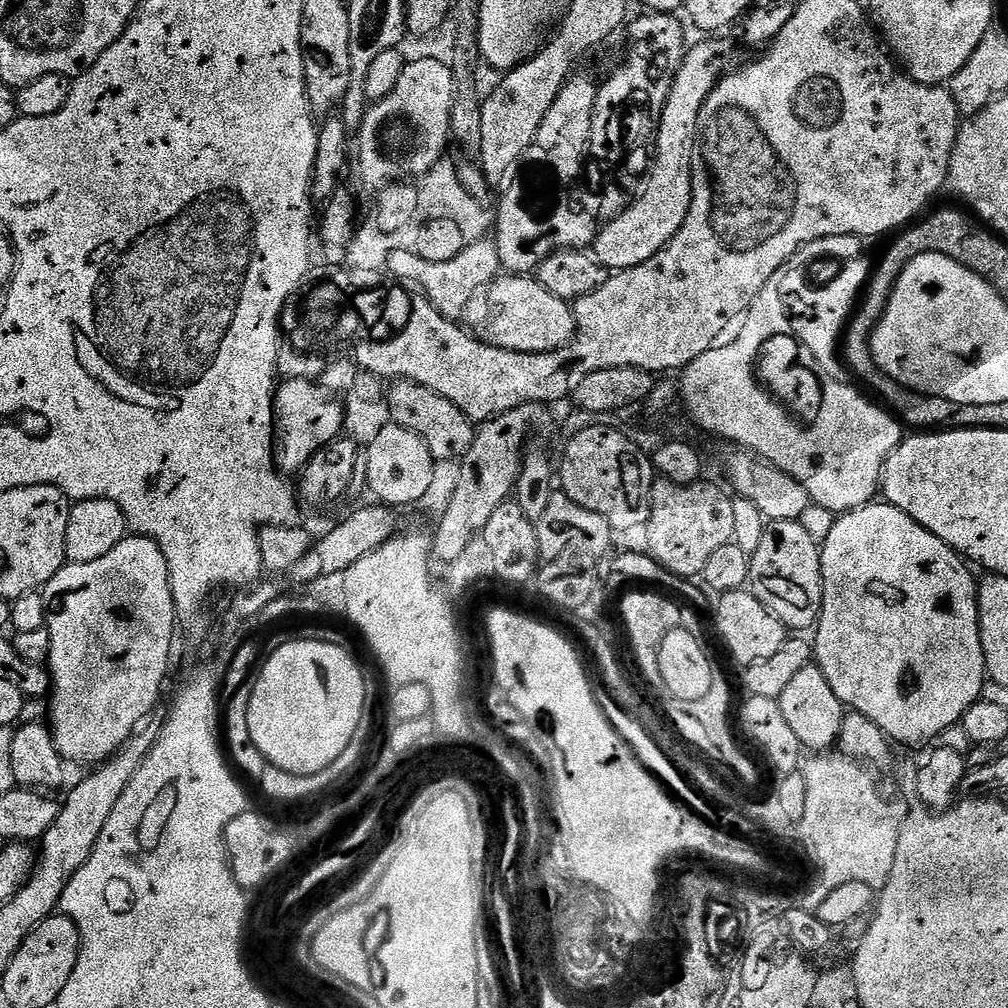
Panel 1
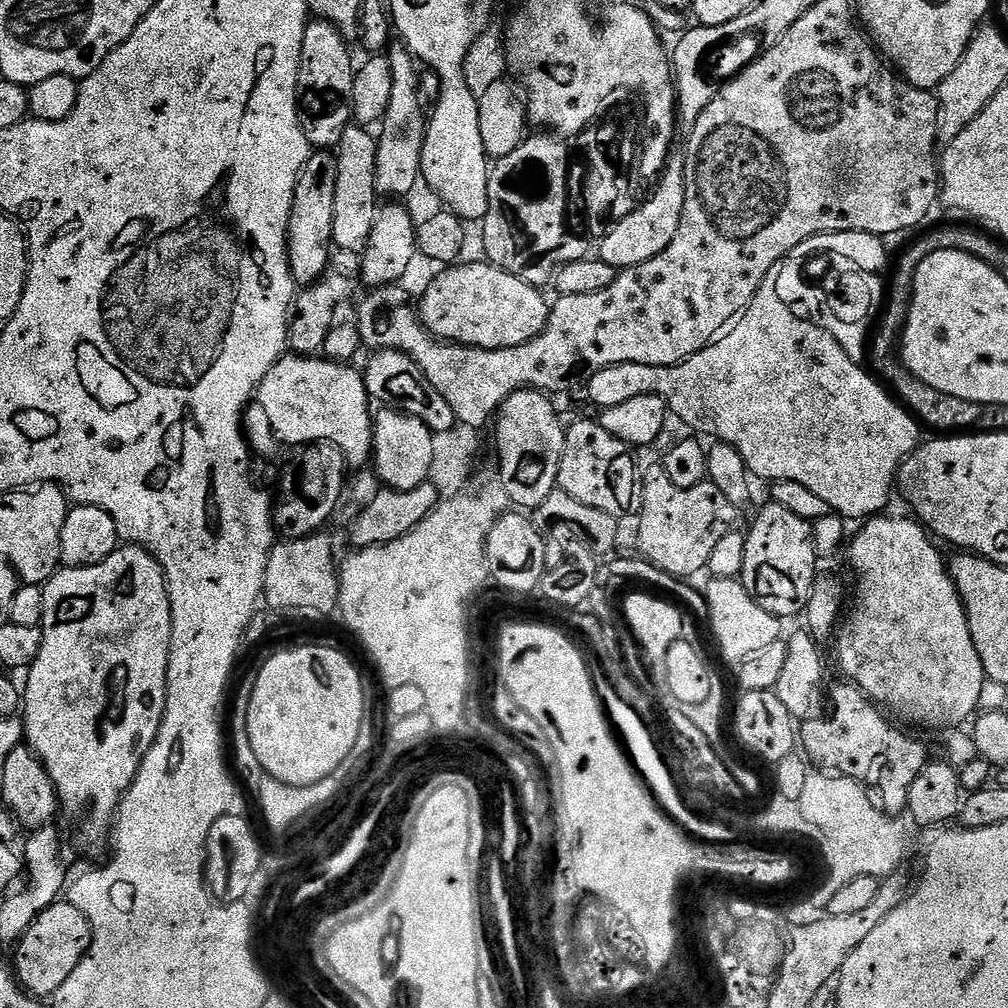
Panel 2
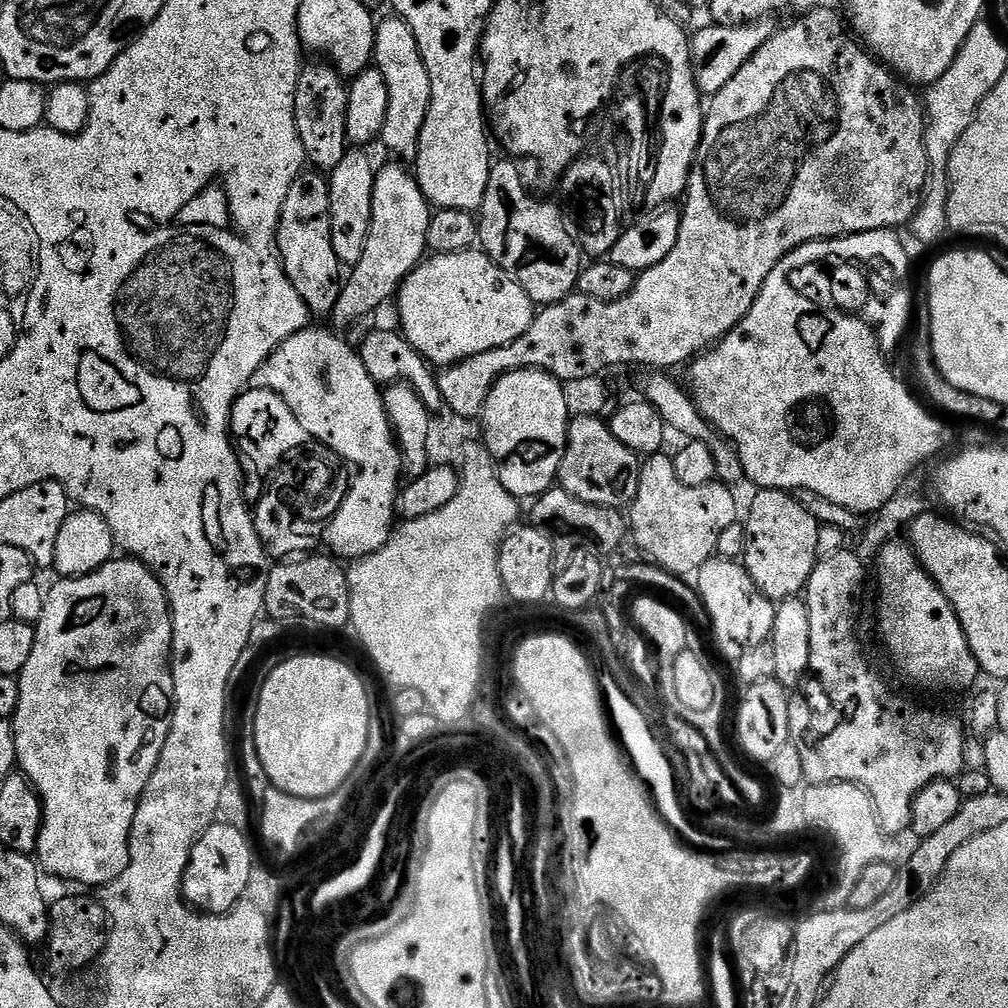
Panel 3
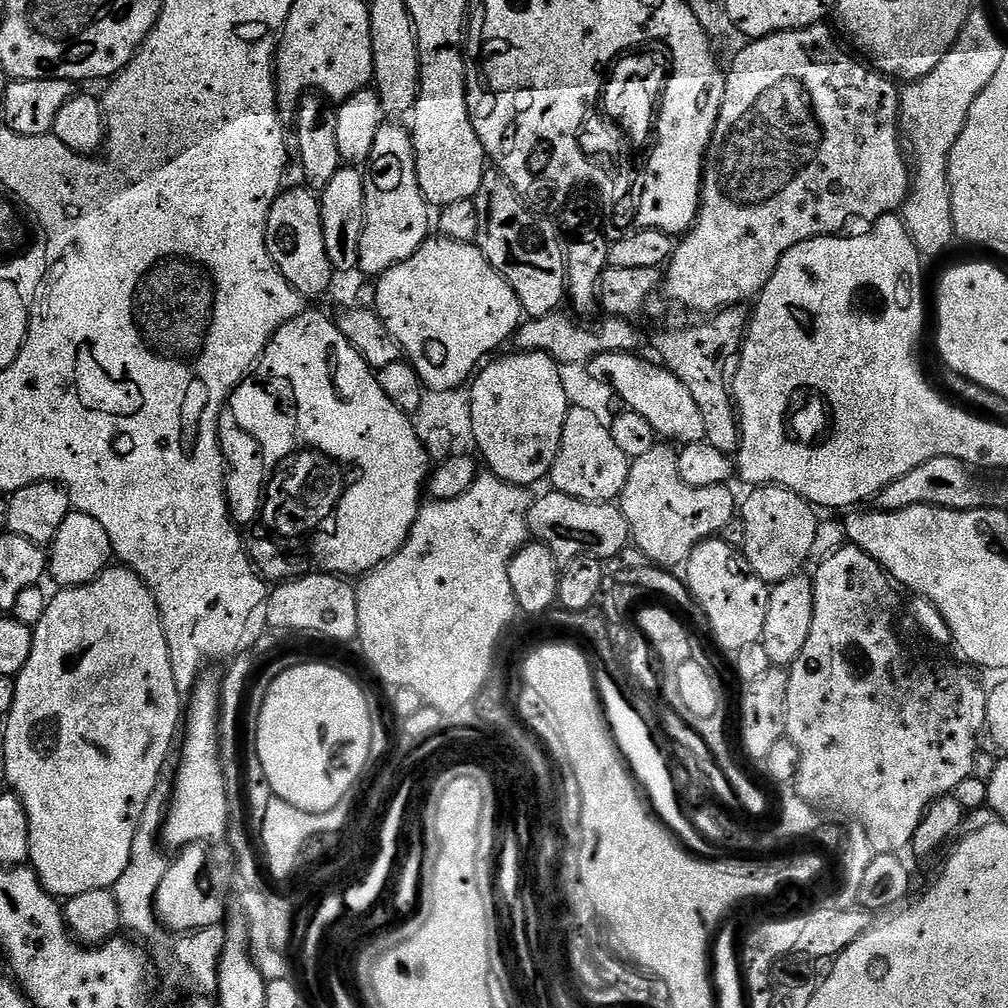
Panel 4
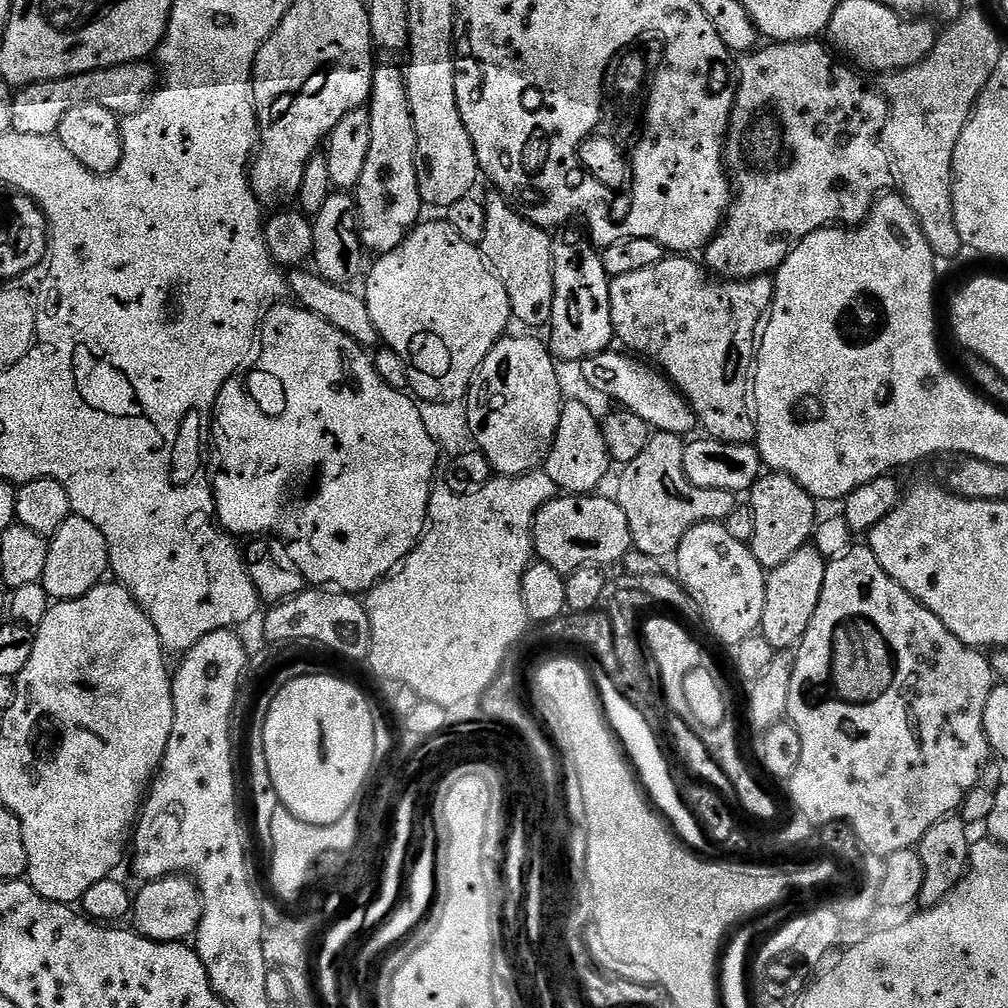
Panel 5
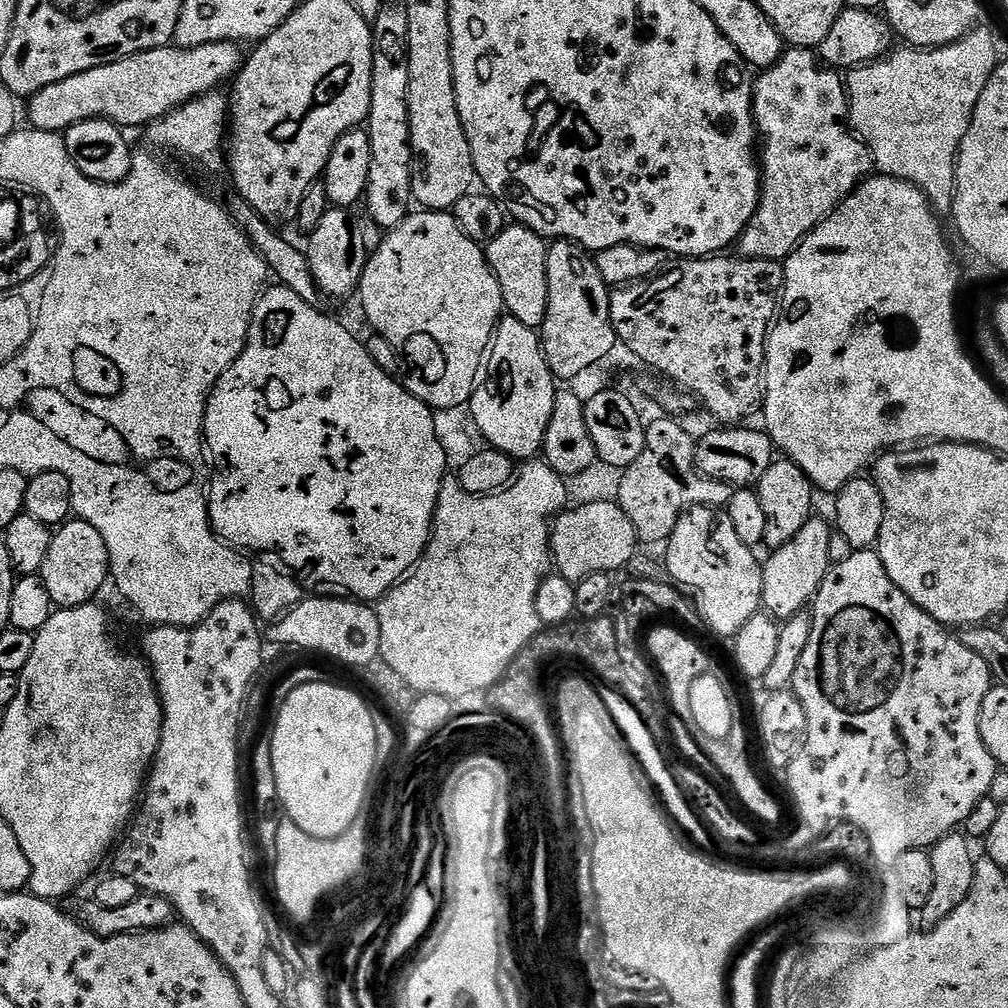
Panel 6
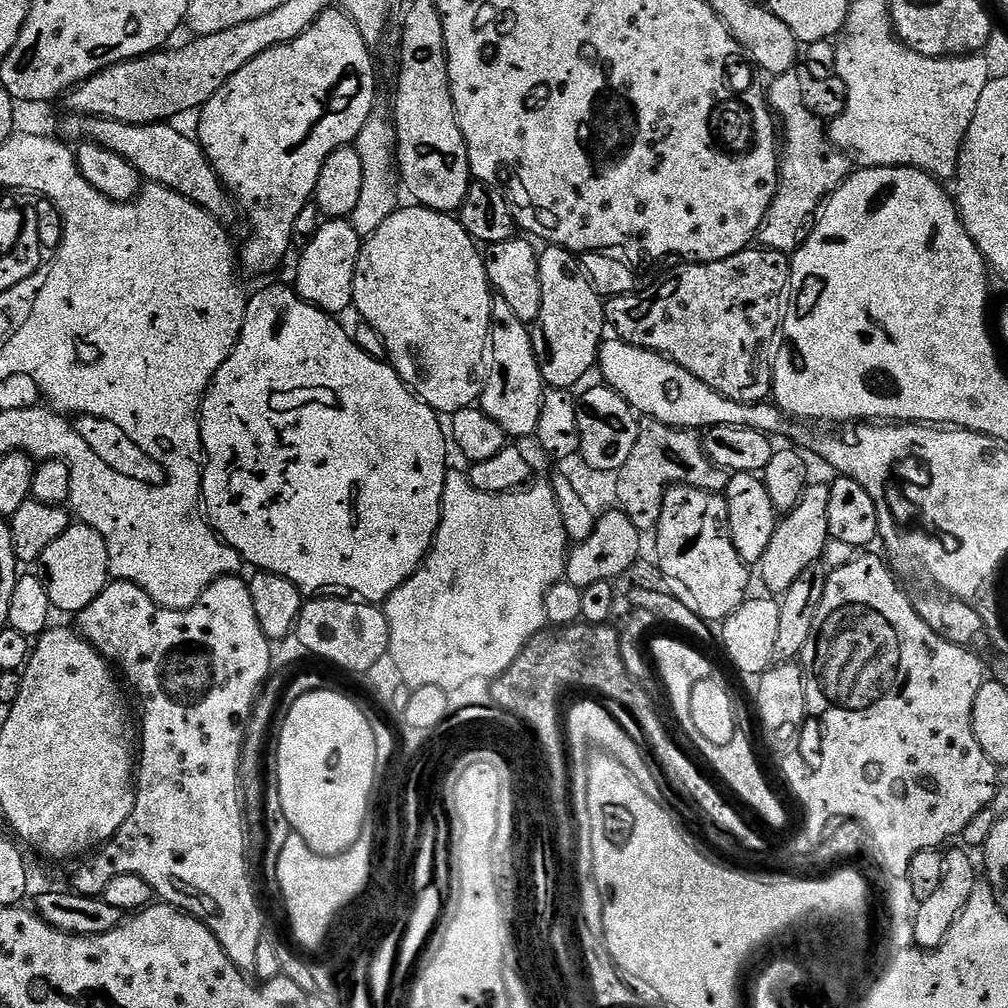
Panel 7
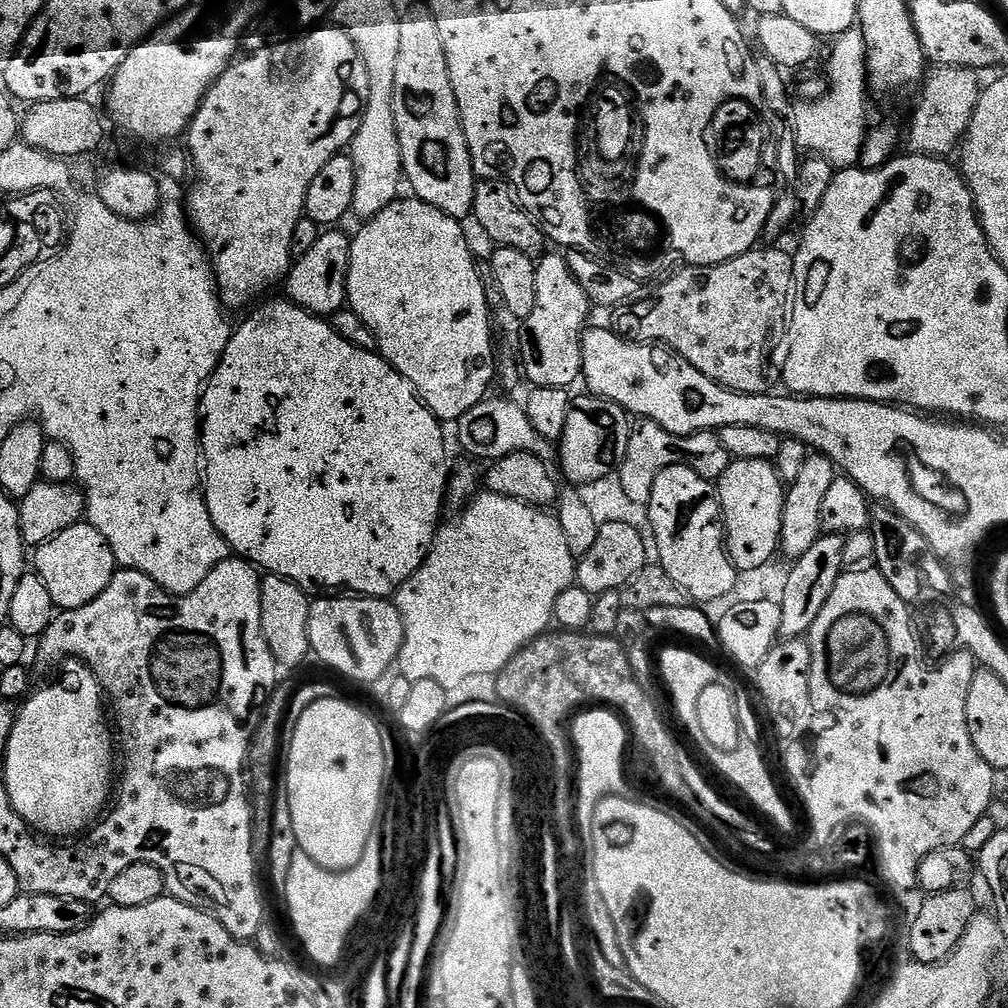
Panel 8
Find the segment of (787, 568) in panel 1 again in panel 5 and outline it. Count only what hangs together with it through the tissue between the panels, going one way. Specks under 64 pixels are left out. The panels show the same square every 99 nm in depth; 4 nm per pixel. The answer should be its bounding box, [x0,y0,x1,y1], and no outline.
[750,471,818,570]

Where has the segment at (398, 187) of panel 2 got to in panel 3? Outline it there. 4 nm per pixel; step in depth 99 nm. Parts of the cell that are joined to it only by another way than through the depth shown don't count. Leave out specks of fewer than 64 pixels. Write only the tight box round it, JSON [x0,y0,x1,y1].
[372,14,430,162]

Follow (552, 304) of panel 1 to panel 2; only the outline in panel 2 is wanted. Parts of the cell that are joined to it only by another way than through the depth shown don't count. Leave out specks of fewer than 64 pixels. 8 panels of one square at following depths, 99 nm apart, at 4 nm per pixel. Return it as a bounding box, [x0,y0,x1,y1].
[418,262,550,350]

